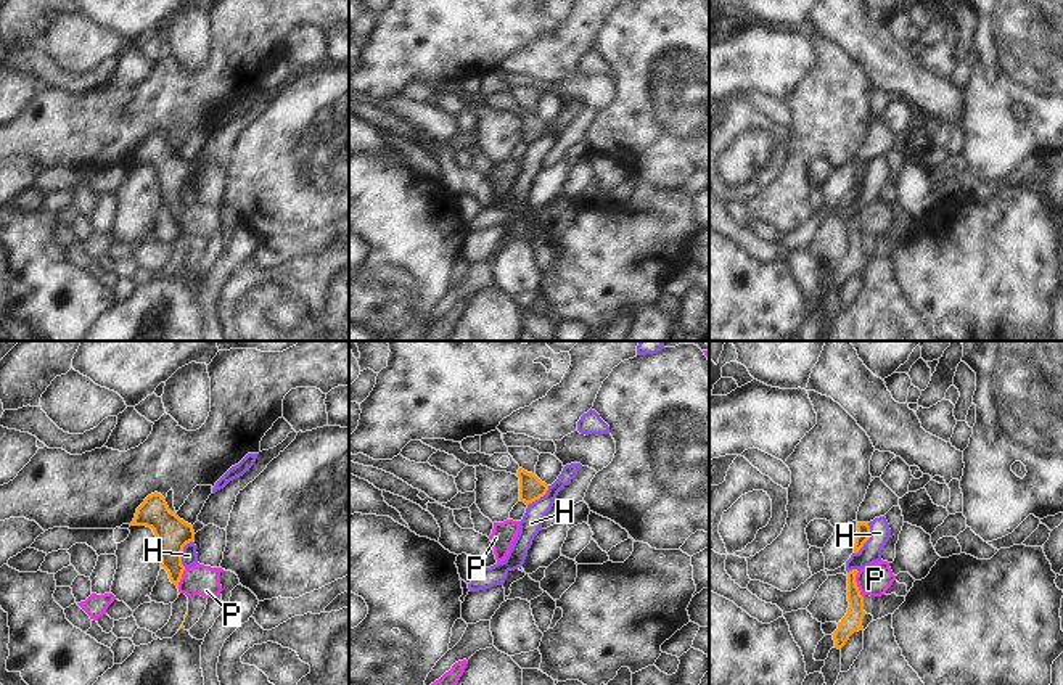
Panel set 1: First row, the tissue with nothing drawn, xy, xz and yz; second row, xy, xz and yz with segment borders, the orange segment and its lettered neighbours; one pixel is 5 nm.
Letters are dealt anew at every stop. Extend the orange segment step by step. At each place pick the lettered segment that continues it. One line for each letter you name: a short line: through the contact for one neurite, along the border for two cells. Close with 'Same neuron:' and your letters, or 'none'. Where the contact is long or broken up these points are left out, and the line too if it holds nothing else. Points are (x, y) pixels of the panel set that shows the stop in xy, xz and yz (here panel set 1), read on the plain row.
Same neuron: none.

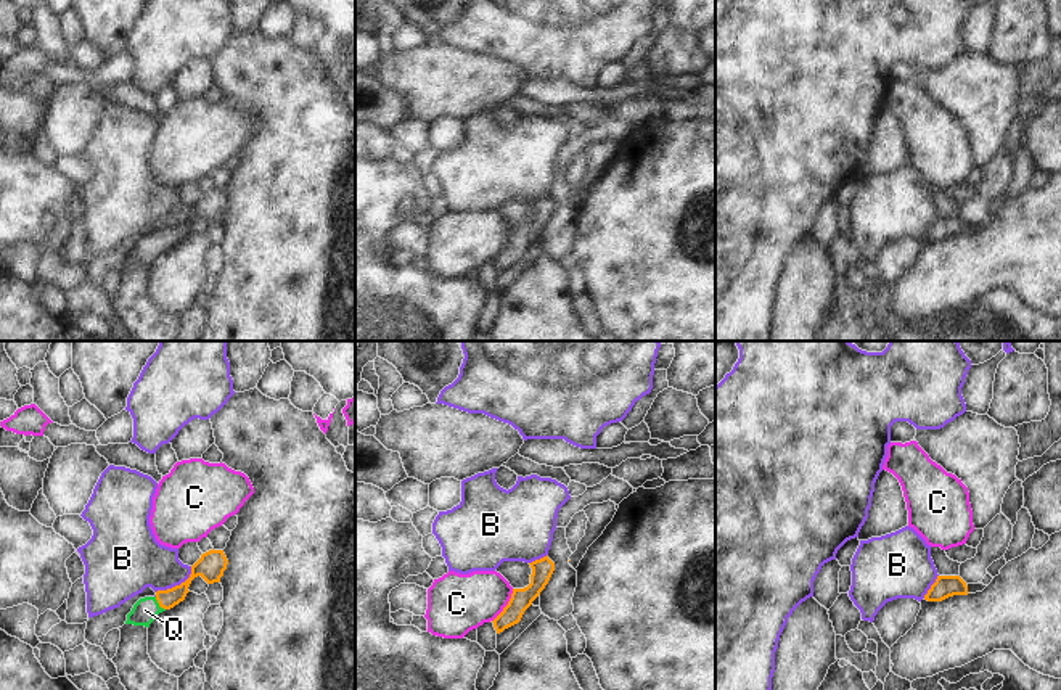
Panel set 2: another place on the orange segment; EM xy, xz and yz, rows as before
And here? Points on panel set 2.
Q: Line: xy (167, 238), (158, 242), (145, 250)
Same neuron: Q.

